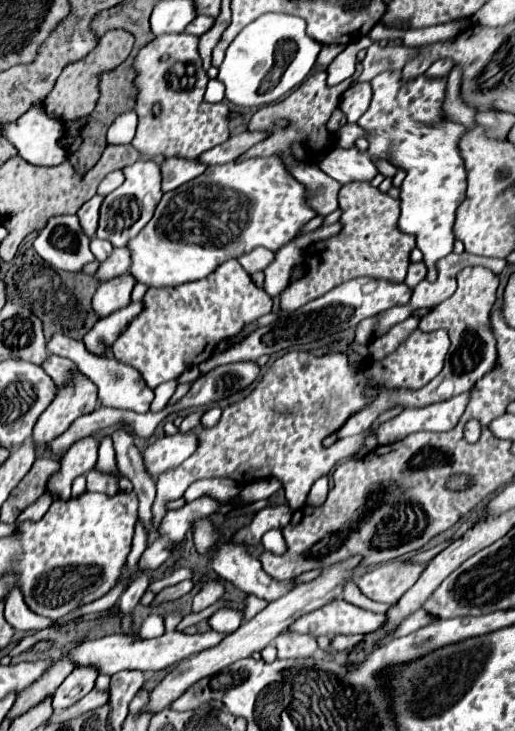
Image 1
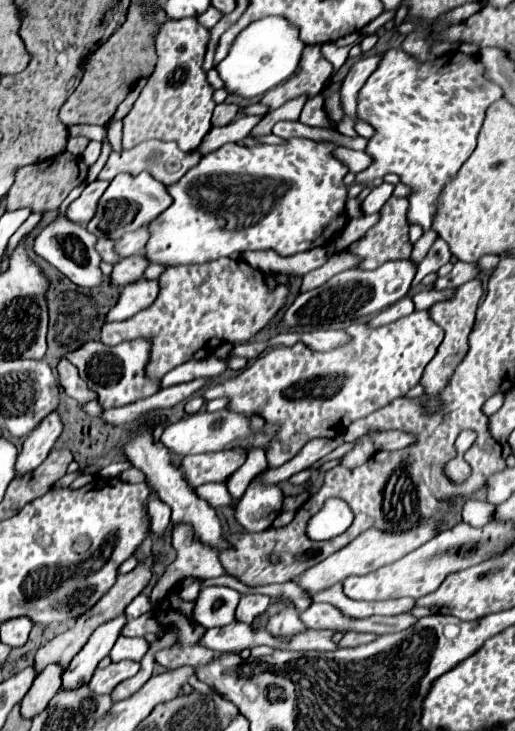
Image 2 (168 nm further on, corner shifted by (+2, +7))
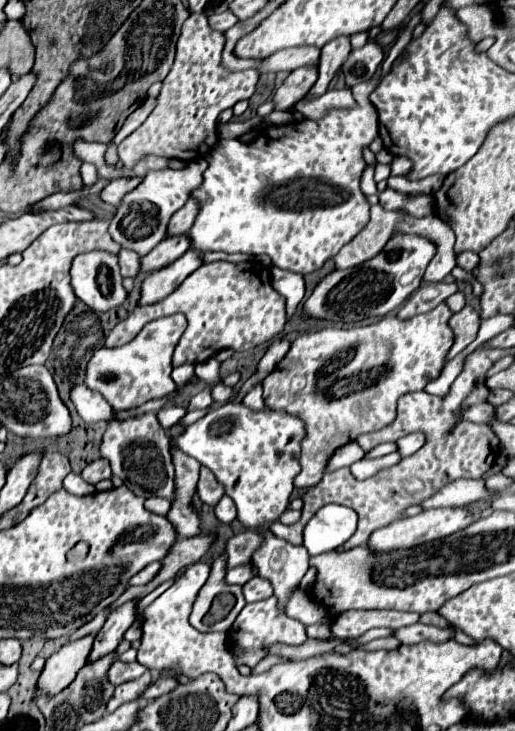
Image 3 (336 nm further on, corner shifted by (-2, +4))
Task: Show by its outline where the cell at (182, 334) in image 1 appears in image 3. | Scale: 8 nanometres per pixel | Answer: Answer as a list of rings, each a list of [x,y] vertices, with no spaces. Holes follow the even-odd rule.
[[[256,259],[238,265],[228,261],[214,261],[200,265],[174,289],[174,293],[170,293],[160,303],[136,307],[110,331],[106,345],[126,345],[142,331],[146,323],[174,313],[184,313],[188,319],[188,327],[176,345],[172,367],[184,363],[204,363],[228,347],[232,347],[234,351],[254,349],[256,345],[274,339],[278,333],[282,333],[286,325],[286,301],[272,289],[268,267],[264,267]]]

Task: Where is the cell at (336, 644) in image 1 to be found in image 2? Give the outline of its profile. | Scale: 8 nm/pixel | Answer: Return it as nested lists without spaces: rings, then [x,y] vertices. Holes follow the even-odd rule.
[[[346,632],[340,646],[362,646],[362,644],[368,644],[372,640],[376,640],[378,636],[376,634],[360,634],[360,632]]]

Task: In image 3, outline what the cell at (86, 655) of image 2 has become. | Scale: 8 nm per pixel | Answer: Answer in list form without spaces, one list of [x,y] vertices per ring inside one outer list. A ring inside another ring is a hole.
[[[134,601],[124,603],[122,607],[112,611],[108,615],[104,627],[94,637],[94,645],[88,655],[88,661],[96,661],[96,659],[112,653],[120,645],[120,641],[124,639],[126,629],[134,623],[134,617],[136,617],[136,603]]]

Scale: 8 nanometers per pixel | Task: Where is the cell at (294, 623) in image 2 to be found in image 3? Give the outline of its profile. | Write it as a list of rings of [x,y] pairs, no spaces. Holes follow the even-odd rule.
[[[262,531],[266,541],[252,555],[252,563],[258,567],[260,577],[268,579],[278,599],[278,611],[286,611],[286,603],[298,589],[300,579],[308,571],[308,551],[302,545],[290,545],[284,539],[276,539],[270,531]]]

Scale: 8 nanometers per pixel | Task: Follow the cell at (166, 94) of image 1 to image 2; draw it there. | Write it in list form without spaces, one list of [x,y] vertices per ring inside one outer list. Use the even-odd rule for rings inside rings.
[[[196,18],[170,20],[162,26],[156,40],[158,52],[156,70],[142,88],[134,108],[124,118],[122,130],[124,150],[134,148],[136,144],[152,138],[176,142],[182,152],[192,152],[200,146],[202,138],[212,128],[210,118],[216,108],[216,102],[212,100],[214,88],[208,84],[206,72],[202,70],[206,46],[208,46],[208,30],[200,26]]]

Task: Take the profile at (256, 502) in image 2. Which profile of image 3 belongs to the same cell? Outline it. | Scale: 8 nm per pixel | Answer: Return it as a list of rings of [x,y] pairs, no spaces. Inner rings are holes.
[[[224,403],[174,437],[174,445],[206,465],[224,483],[238,509],[238,521],[248,529],[268,527],[290,505],[292,481],[300,471],[300,439],[304,423],[286,411],[252,411],[242,403]]]

